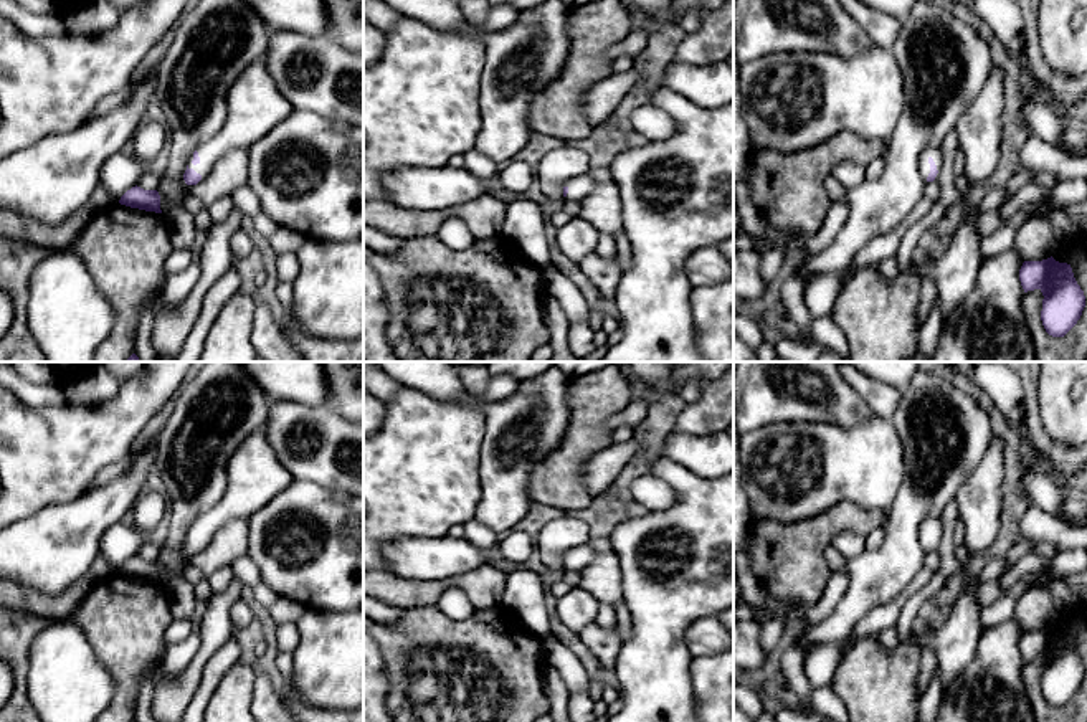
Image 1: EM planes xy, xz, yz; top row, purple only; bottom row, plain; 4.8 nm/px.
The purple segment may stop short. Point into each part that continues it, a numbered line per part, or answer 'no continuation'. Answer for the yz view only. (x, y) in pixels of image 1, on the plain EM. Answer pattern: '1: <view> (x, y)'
1: yz (934, 522)

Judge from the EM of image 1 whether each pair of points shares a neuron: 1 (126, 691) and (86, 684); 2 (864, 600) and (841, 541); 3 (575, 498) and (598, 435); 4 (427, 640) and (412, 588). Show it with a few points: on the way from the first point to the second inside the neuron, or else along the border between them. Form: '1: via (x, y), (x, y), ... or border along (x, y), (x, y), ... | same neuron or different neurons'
1: border along (94, 655), (113, 681), (109, 704) | different neurons
2: border along (863, 547), (851, 559) | different neurons
3: via (572, 483), (572, 461), (583, 450) | same neuron
4: border along (435, 605), (405, 610) | different neurons

